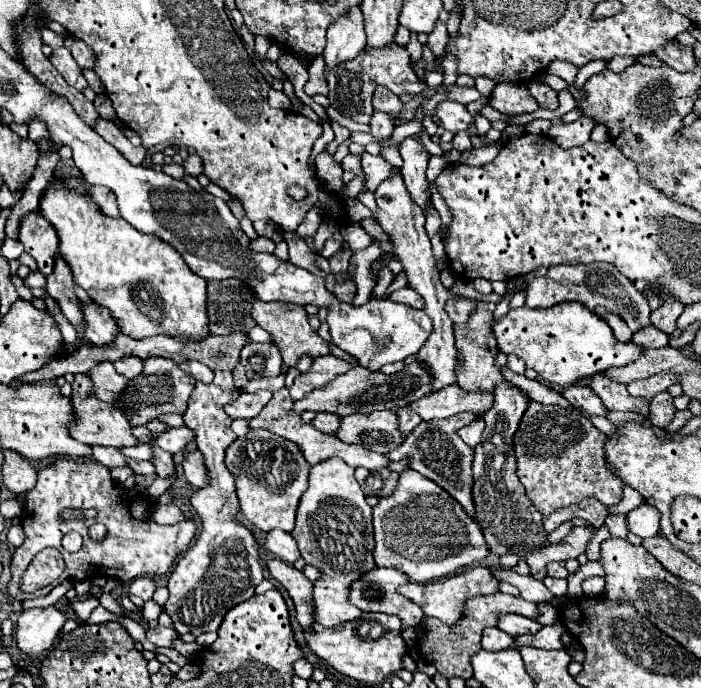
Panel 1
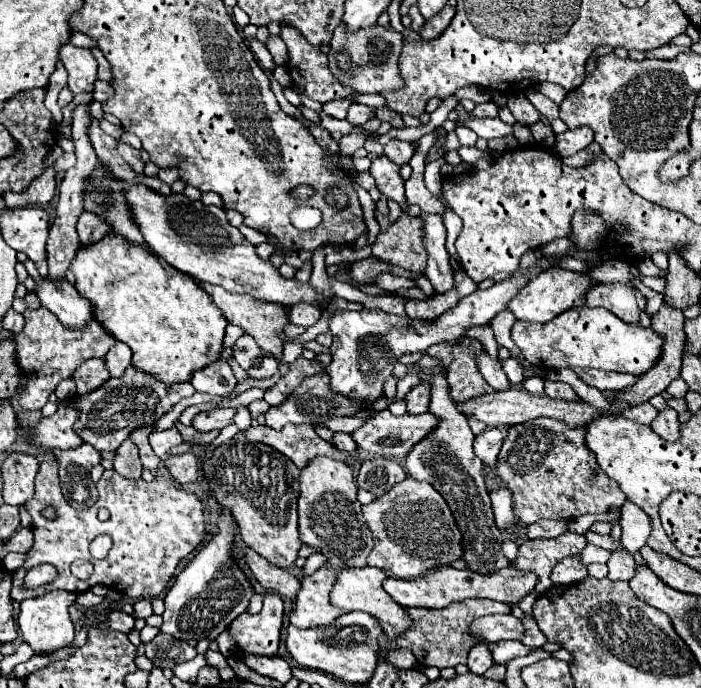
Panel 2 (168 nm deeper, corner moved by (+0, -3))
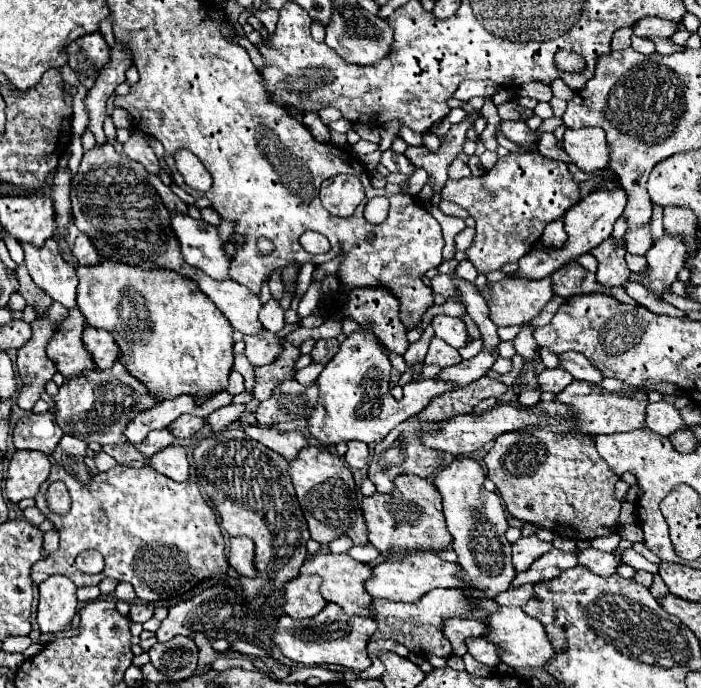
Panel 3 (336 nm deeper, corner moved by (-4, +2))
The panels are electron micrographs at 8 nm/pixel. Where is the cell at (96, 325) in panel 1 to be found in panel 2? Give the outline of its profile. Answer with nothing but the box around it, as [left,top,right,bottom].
[37,278,93,330]

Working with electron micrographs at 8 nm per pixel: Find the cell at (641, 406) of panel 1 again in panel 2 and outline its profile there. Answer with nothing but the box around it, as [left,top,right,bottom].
[621,402,657,424]

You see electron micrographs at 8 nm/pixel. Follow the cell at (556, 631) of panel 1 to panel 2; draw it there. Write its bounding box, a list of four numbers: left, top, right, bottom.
[491,640,535,664]

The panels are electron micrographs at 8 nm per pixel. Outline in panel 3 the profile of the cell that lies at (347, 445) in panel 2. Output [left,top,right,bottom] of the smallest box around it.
[345,441,369,469]

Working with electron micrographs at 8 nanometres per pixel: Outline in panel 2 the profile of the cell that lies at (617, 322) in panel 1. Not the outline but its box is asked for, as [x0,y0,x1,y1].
[587,284,643,324]

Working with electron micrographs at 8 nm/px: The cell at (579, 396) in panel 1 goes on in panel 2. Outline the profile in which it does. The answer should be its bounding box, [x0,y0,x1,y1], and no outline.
[545,380,577,402]

